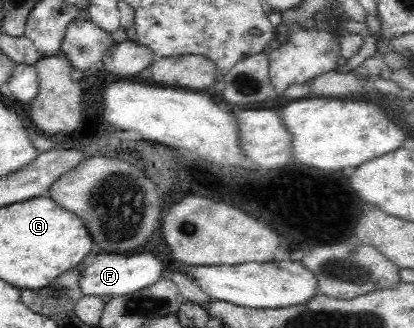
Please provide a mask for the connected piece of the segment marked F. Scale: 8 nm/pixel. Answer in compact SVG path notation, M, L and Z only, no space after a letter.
M137 251L136 253L124 254L96 254L96 260L79 272L79 288L84 297L120 297L128 293L134 293L160 280L160 273L165 268L160 259L150 253Z

